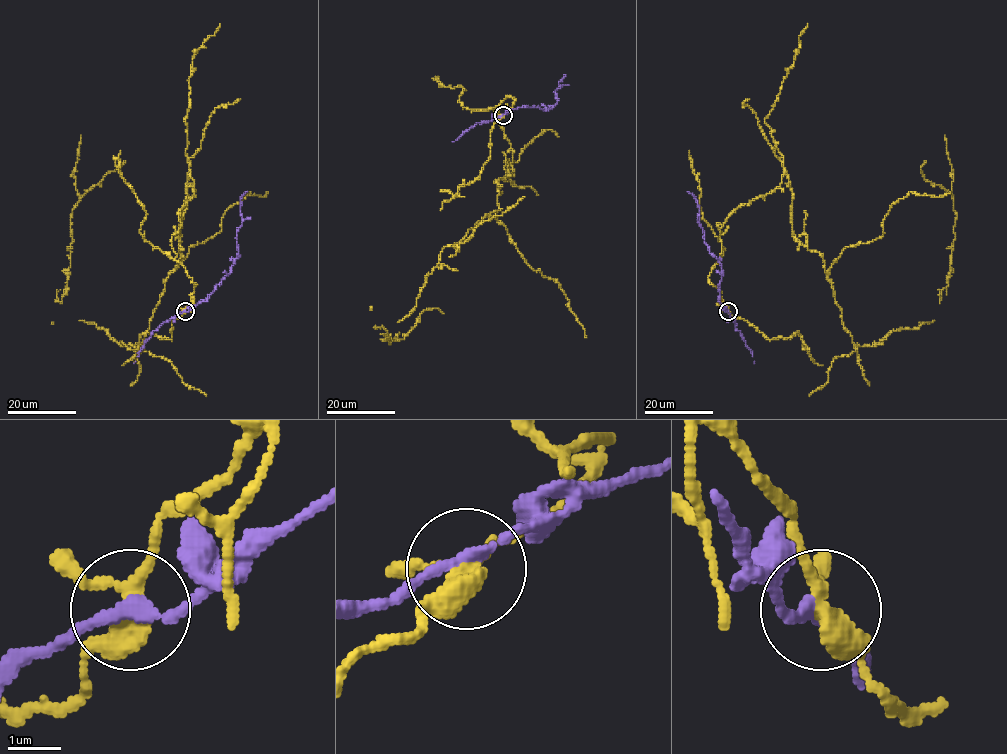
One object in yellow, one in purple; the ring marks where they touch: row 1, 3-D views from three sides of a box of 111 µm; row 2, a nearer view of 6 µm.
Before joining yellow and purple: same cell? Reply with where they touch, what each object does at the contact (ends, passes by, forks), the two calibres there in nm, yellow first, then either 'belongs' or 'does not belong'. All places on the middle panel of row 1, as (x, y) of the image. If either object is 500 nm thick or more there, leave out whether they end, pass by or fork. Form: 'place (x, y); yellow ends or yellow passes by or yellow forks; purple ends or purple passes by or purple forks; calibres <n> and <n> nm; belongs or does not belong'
place (503, 115); yellow forks; purple passes by; calibres 320 and 240 nm; does not belong

